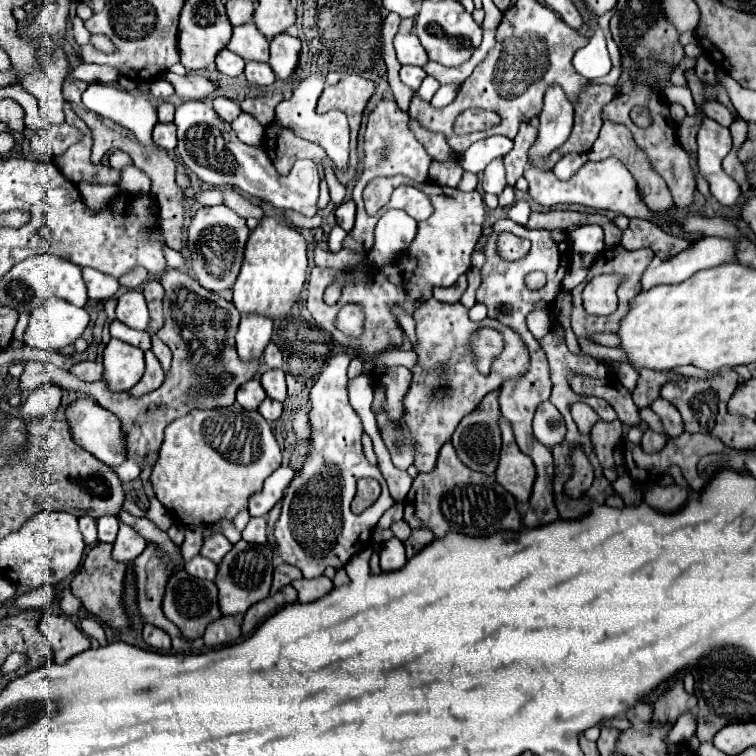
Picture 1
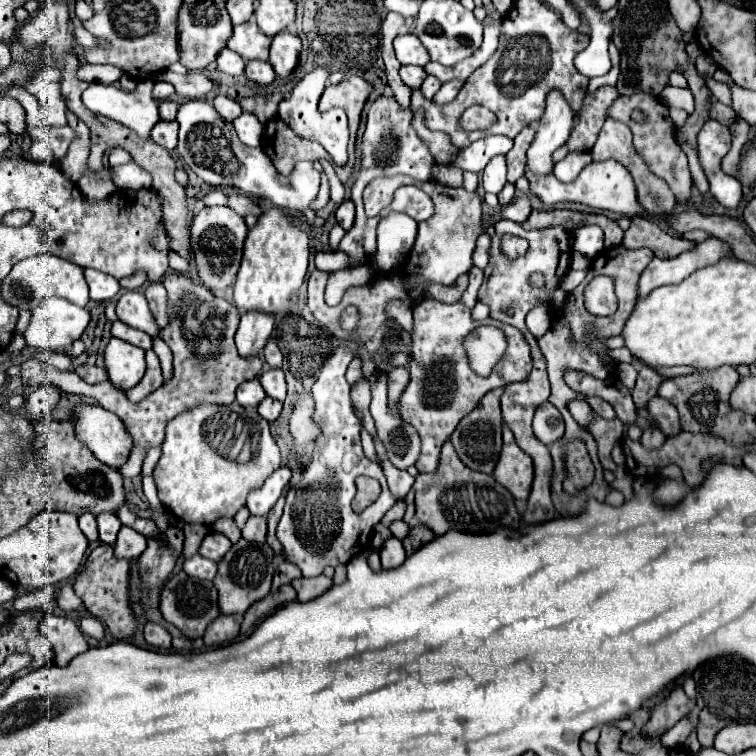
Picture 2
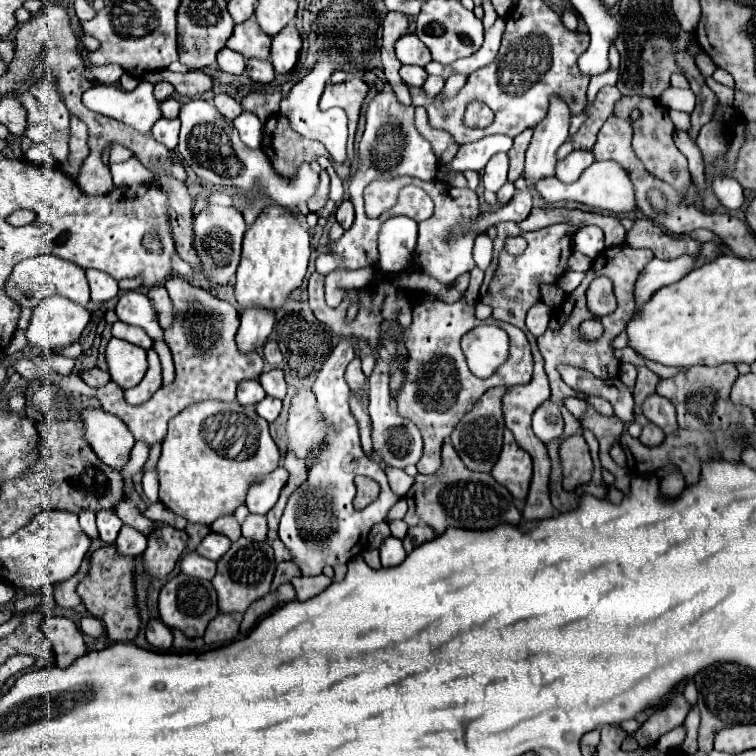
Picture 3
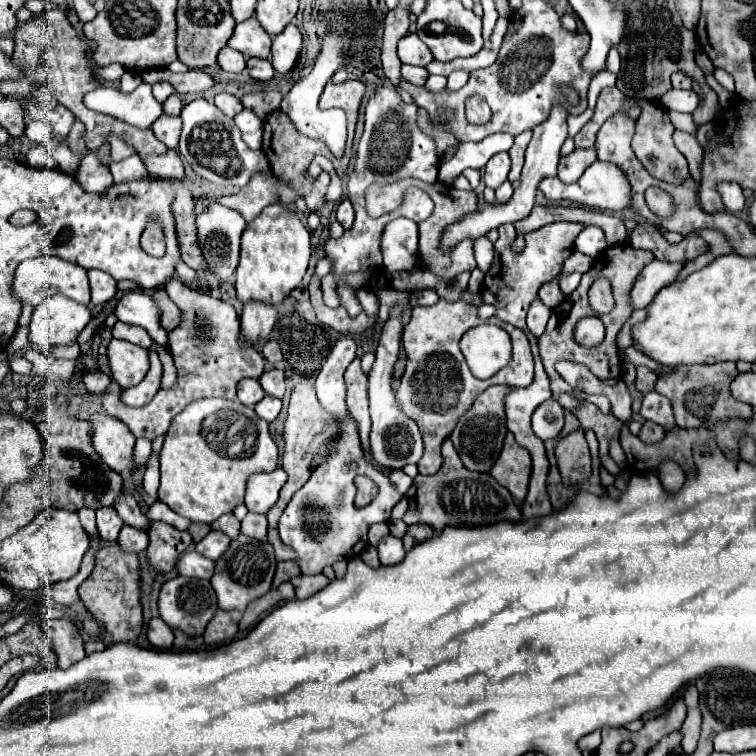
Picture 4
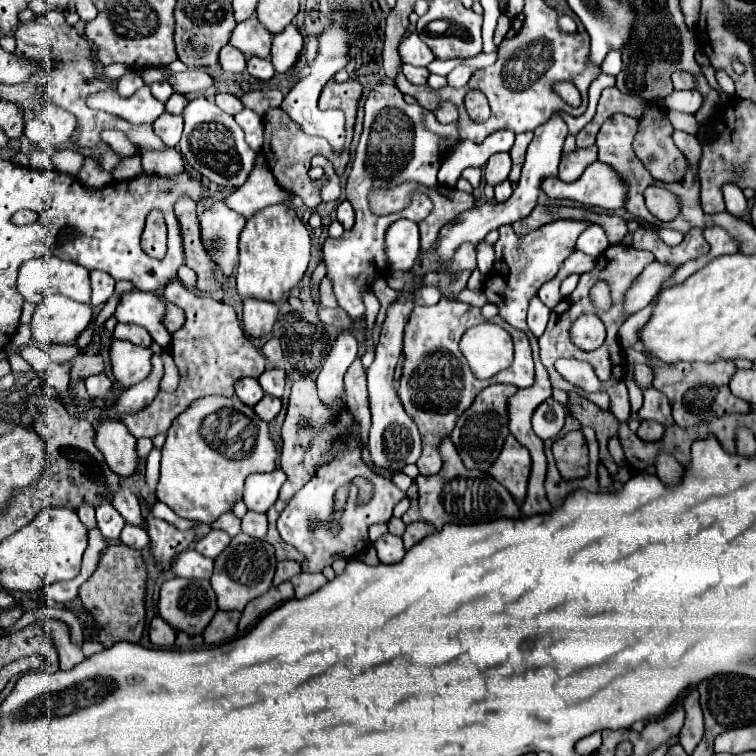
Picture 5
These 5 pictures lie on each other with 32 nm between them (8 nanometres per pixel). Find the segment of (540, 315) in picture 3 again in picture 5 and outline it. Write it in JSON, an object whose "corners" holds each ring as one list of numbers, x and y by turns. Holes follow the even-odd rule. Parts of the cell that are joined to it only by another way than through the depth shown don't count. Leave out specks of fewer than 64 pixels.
{"corners":[[534,296,530,300,530,308,528,308,528,328,536,338,544,332,544,328,548,324,548,316,550,316,550,308,546,308,542,304,542,300,538,296]]}

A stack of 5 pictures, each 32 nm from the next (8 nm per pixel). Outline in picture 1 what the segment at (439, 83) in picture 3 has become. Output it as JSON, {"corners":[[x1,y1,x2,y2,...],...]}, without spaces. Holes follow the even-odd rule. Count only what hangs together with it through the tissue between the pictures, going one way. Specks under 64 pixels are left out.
{"corners":[[426,76,426,78,424,78,424,82,422,82,422,86,418,88,418,94,420,94,420,98,422,98,422,100,430,102,438,88,440,88,440,82,438,82,436,78,432,78,432,76]]}

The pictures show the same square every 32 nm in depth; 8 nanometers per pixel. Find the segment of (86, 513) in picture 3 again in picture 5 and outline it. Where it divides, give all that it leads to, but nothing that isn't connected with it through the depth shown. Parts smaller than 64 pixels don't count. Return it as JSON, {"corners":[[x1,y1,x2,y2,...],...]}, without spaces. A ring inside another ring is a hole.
{"corners":[[82,504,76,512,78,512,78,516,80,516,80,520,82,520,82,524,84,524,86,528,94,528,96,518,94,518,94,508,92,508,90,504]]}

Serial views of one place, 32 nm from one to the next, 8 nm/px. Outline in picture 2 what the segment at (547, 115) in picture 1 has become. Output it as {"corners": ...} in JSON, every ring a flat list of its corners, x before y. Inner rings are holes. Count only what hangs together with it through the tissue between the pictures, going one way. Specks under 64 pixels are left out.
{"corners":[[558,90,550,92,548,100,546,100,546,112,536,126,534,140,526,154,528,172,552,174,552,168,554,168,552,154,568,140,570,128,572,128,572,118,574,118,574,112,570,110,564,96]]}

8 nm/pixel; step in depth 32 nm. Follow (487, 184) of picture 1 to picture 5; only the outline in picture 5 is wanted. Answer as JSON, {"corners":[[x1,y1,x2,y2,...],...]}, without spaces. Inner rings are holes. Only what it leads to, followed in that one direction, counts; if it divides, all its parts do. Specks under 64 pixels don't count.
{"corners":[[500,152,500,154,494,154,488,162,486,162,486,168,484,168,484,178,488,184,496,186,500,184,502,180,508,178,508,172,512,170,512,158,508,152]]}

